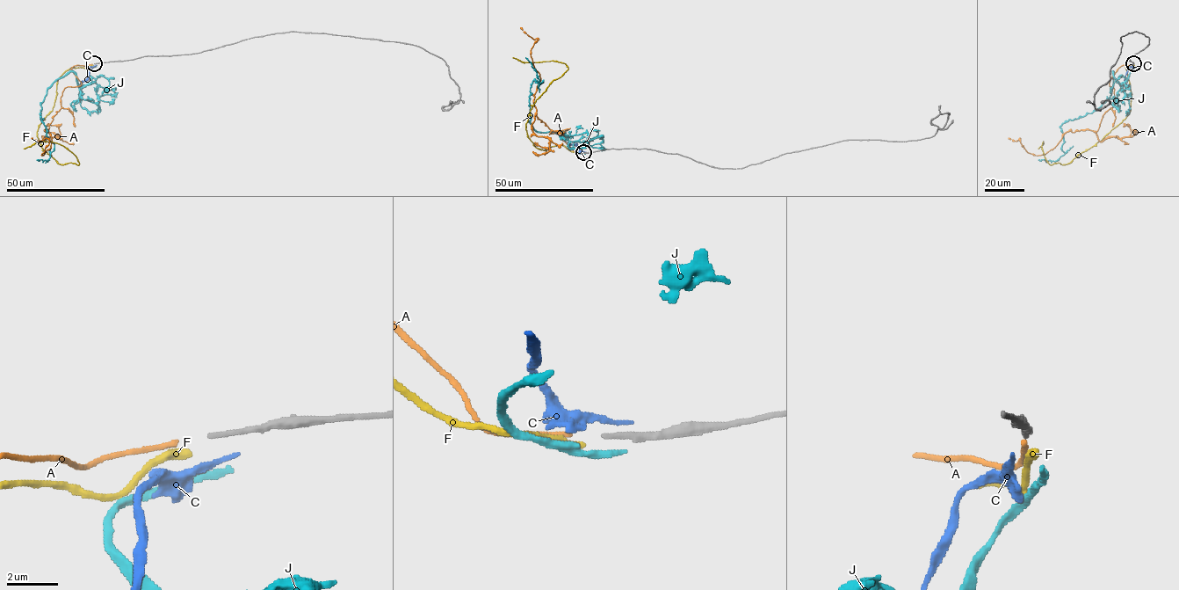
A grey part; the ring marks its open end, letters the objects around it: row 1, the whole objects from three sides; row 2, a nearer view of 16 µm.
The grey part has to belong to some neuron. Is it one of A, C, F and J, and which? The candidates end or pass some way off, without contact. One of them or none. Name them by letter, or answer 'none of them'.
A

